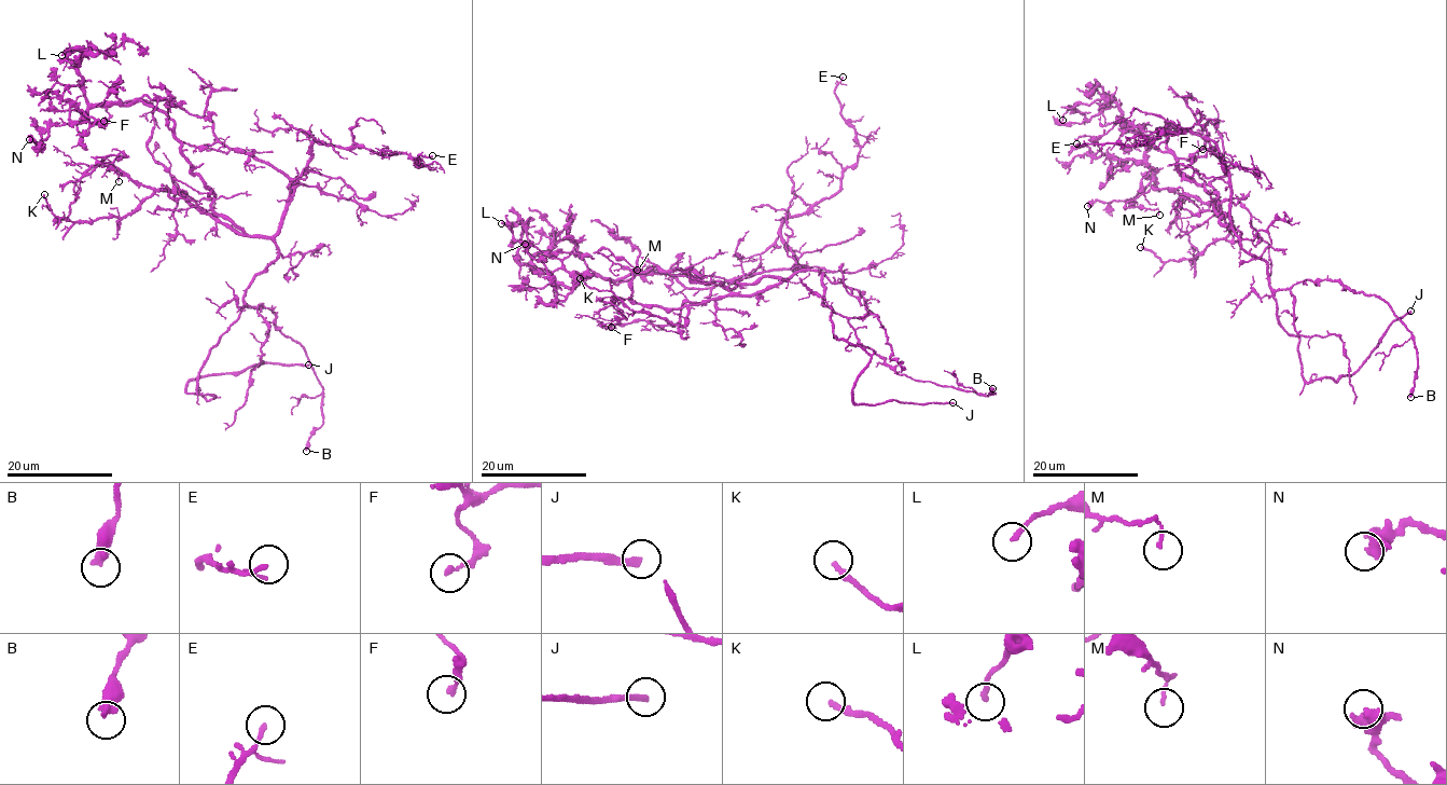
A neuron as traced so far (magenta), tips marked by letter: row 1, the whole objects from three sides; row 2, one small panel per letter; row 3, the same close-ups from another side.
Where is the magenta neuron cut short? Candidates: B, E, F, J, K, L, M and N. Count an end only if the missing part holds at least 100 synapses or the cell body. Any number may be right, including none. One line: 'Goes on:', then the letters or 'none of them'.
Goes on: J

